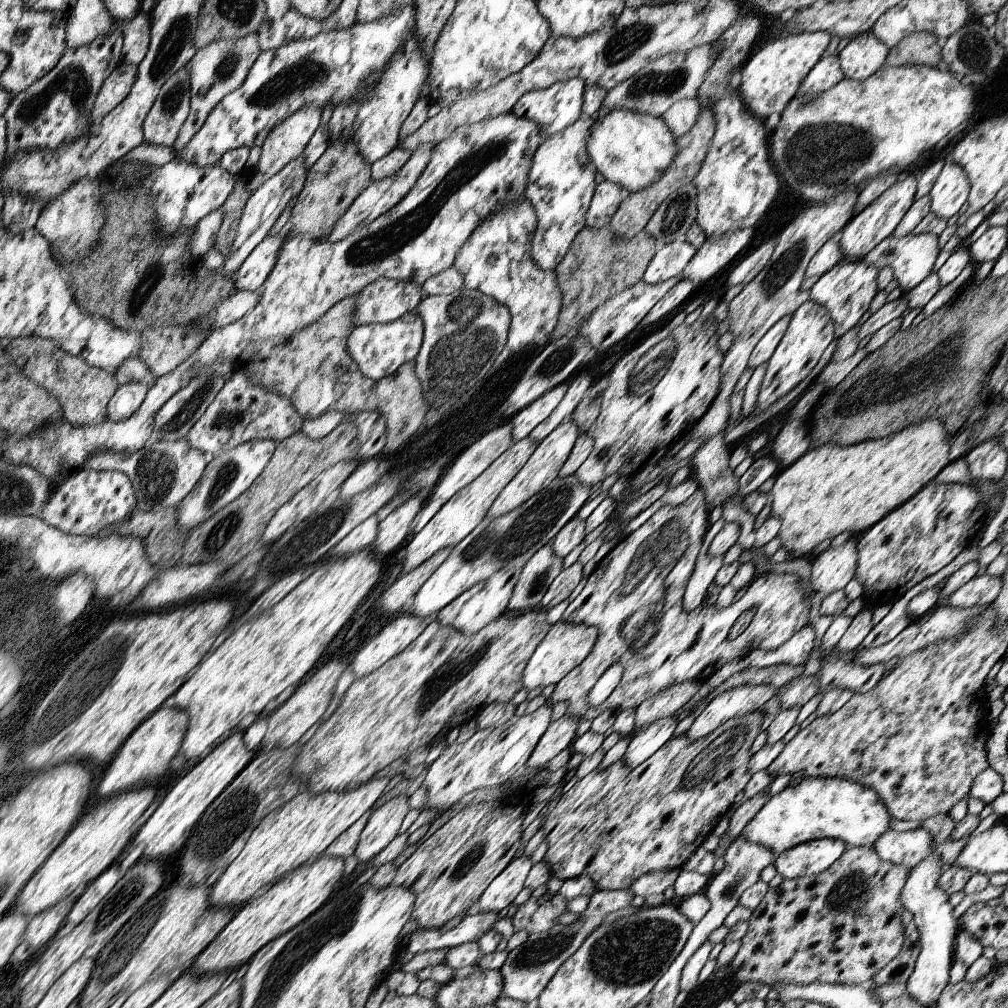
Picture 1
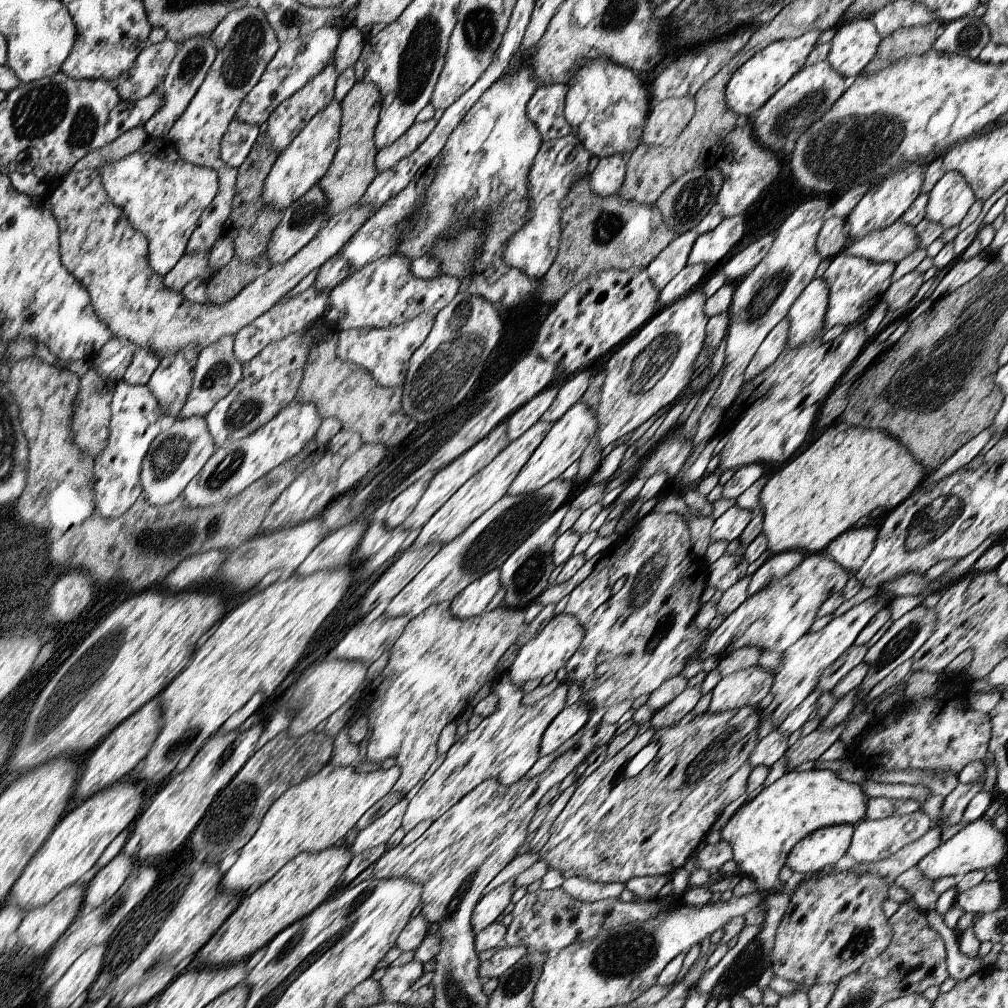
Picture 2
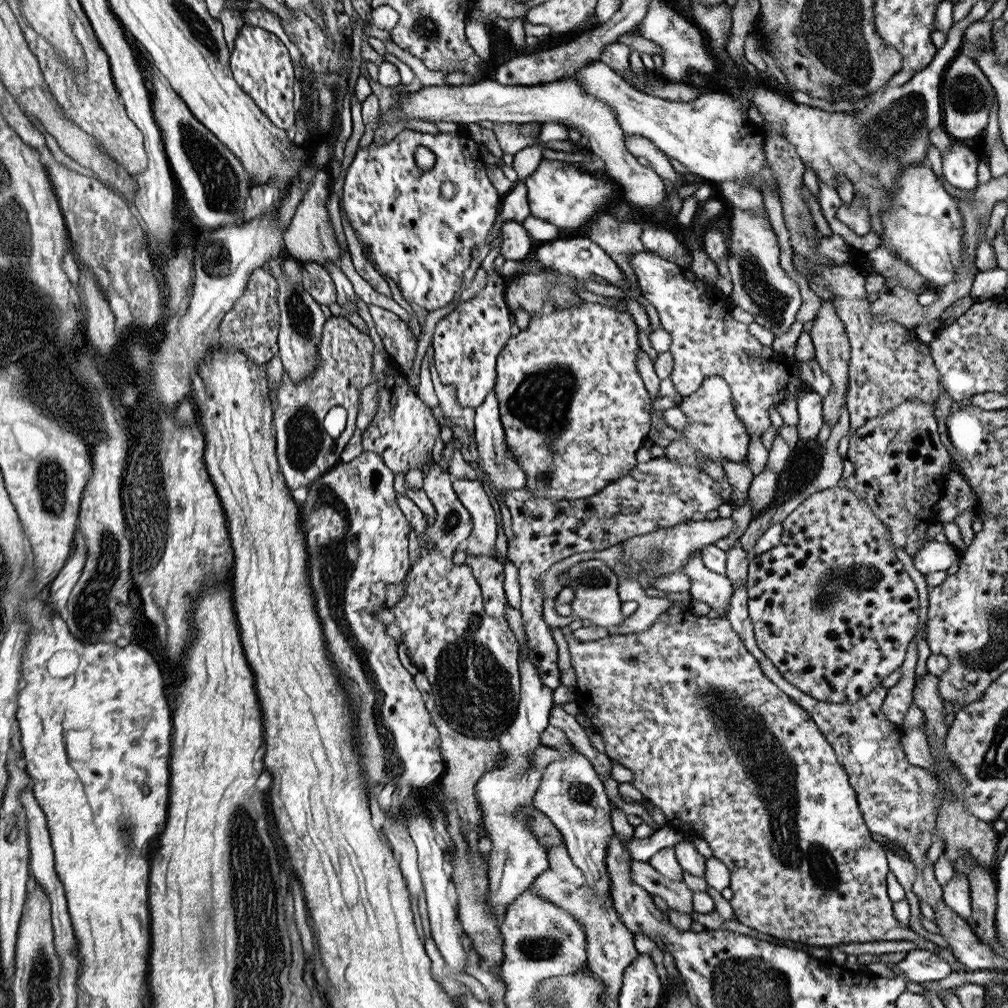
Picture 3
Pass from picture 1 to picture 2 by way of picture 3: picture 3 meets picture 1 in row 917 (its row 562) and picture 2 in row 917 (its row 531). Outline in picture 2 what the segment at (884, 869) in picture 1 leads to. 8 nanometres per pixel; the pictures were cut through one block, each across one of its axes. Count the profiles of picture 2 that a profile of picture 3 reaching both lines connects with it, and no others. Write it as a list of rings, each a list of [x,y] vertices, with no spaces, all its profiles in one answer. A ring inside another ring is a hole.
[[[839,872],[811,880],[793,892],[785,916],[775,932],[775,942],[769,952],[769,974],[775,978],[785,978],[799,988],[811,988],[819,984],[837,984],[847,974],[859,970],[865,962],[871,962],[891,942],[889,920],[881,912],[881,902],[887,900],[887,882],[885,878],[875,876],[857,876],[855,872]]]

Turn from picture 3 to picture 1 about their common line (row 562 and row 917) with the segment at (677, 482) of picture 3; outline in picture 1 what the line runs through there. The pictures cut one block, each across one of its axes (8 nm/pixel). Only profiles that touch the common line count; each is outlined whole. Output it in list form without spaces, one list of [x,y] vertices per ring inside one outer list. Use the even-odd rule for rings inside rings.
[[[557,892],[557,894],[543,894],[537,900],[527,898],[515,912],[515,916],[511,918],[513,930],[527,930],[529,934],[539,934],[549,930],[553,924],[553,920],[565,912],[565,898]]]

